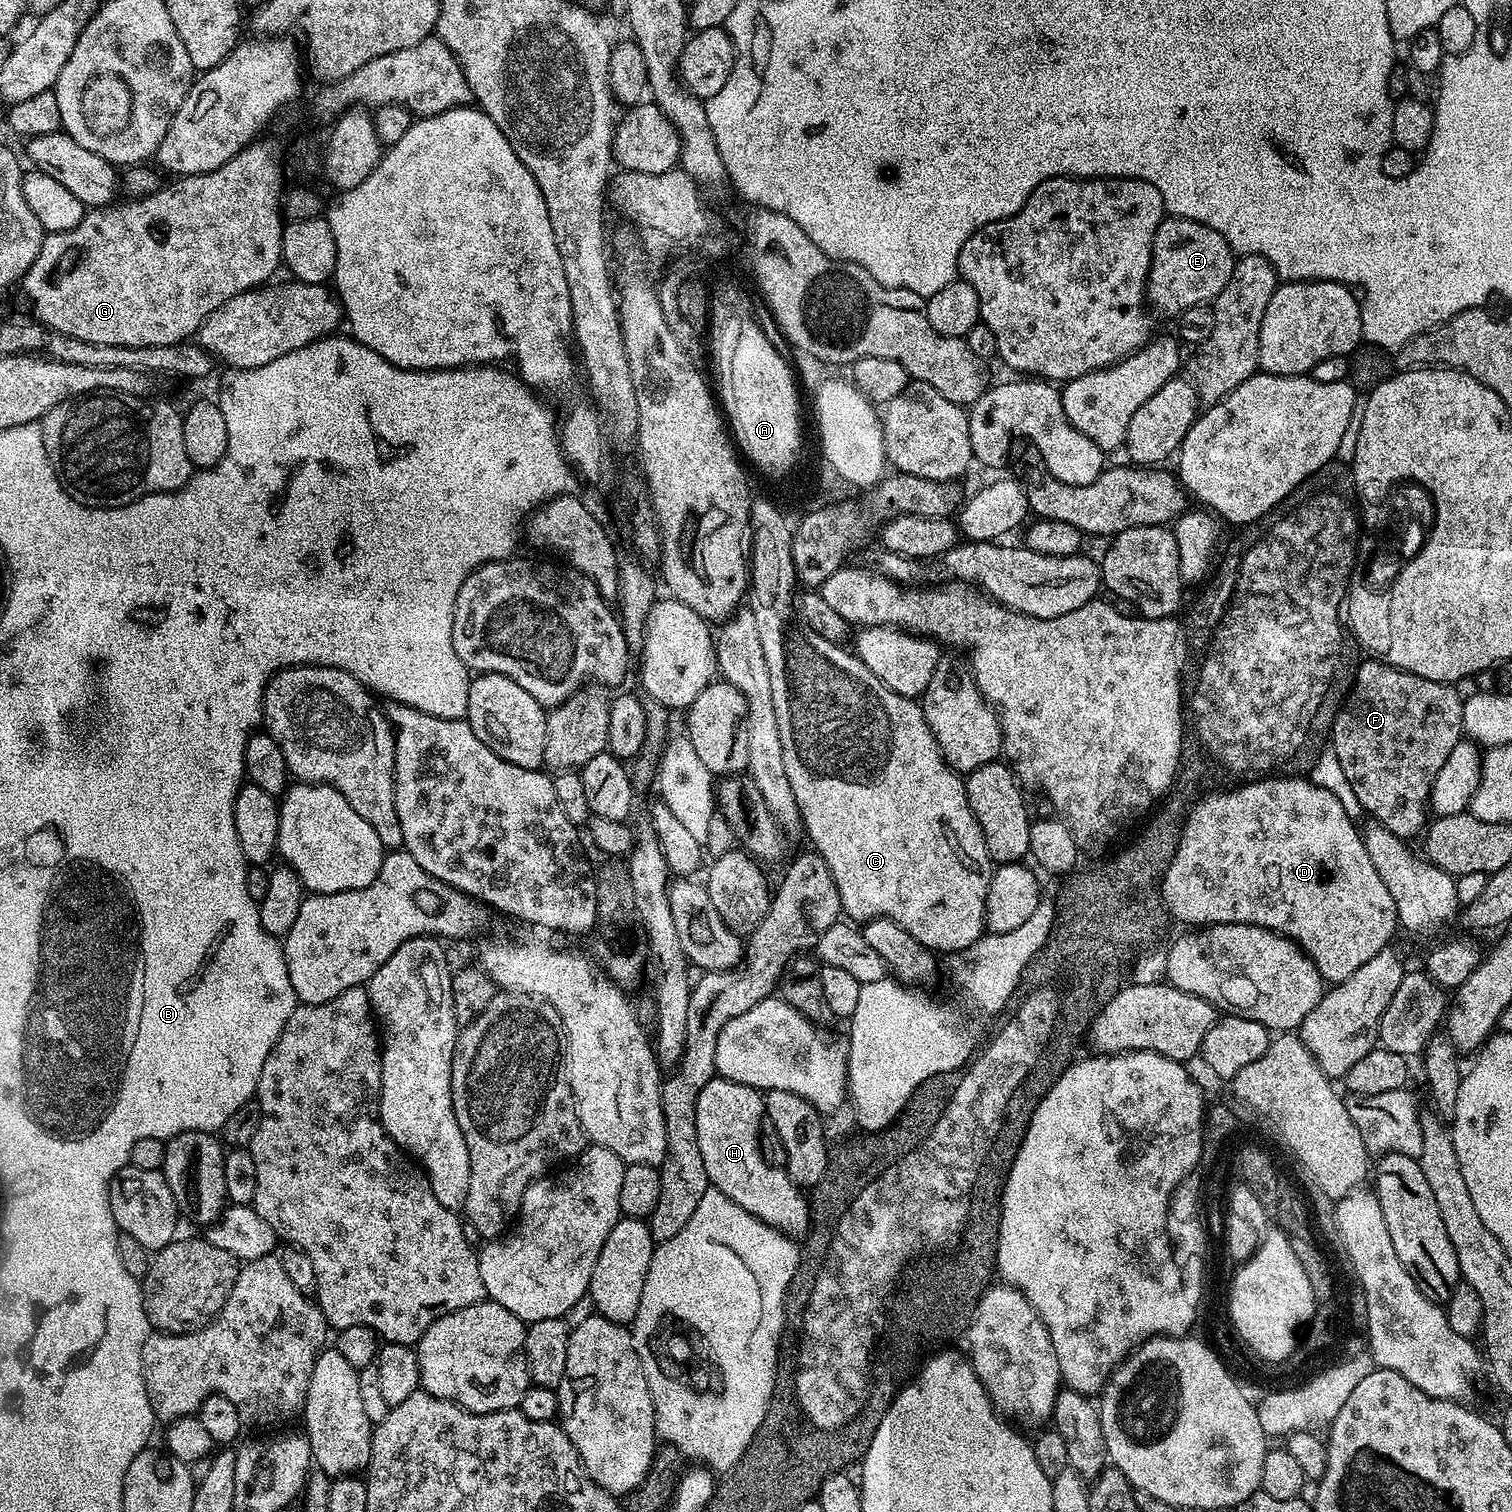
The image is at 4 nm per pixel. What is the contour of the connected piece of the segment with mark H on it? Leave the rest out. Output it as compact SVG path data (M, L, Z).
M717 1078L706 1082L706 1086L698 1094L698 1110L696 1111L696 1125L698 1126L698 1146L702 1150L702 1162L706 1166L706 1178L709 1185L716 1188L730 1202L738 1202L742 1210L754 1214L762 1222L776 1228L784 1235L800 1238L810 1227L810 1200L802 1193L801 1185L795 1184L783 1167L775 1168L764 1157L760 1149L760 1127L765 1127L766 1113L764 1111L764 1097L757 1089L739 1084L733 1080Z

